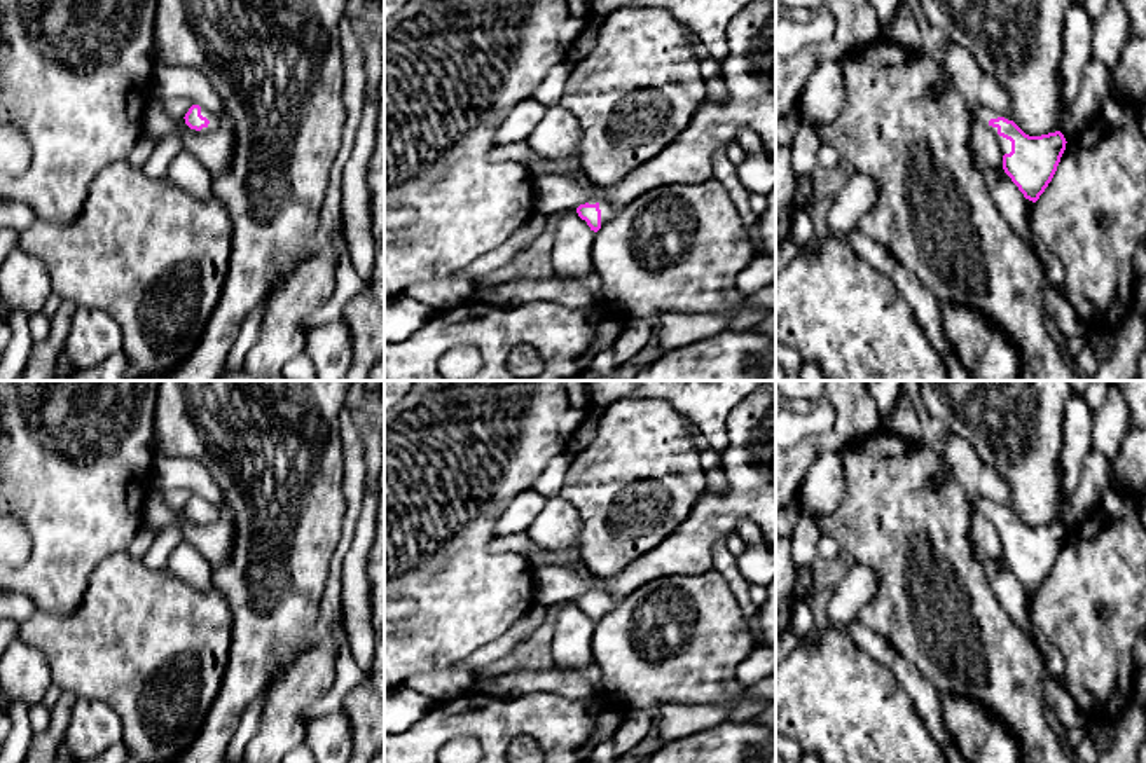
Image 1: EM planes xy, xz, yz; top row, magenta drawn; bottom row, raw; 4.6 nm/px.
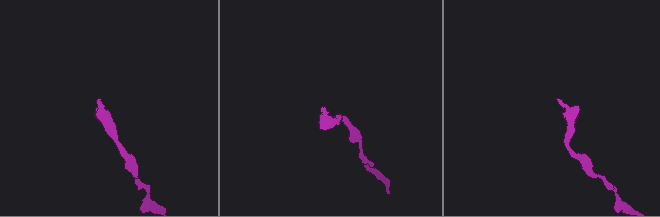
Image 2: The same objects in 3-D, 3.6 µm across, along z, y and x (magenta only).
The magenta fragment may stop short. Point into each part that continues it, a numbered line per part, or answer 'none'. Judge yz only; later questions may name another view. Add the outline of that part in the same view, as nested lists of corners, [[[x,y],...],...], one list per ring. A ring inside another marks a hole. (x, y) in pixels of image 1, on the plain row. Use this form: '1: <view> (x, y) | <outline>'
1: yz (982, 505) | [[[977,498],[977,499],[975,499],[975,508],[977,508],[977,512],[982,512],[984,515],[987,515],[989,520],[996,526],[996,529],[998,529],[998,533],[999,533],[999,538],[1001,538],[1001,545],[1003,545],[1003,546],[1004,546],[1004,545],[1010,545],[1010,543],[1011,543],[1011,533],[1006,531],[1006,529],[1003,529],[1003,527],[999,527],[999,526],[998,526],[998,519],[992,519],[992,517],[989,515],[989,512],[991,512],[991,510],[998,510],[998,508],[1004,508],[1004,510],[1008,510],[1008,512],[1011,512],[1011,510],[1010,510],[1006,505],[1003,505],[1003,503],[996,503],[996,501],[984,499],[984,498]]]

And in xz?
1: xz (608, 603) | [[[597,590],[589,592],[589,595],[596,595],[596,594],[599,595],[601,601],[601,616],[604,616],[615,608],[617,601],[604,592],[597,592]]]

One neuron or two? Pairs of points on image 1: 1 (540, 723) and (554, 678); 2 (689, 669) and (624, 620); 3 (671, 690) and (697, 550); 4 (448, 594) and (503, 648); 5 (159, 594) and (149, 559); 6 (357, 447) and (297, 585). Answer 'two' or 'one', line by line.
1: two
2: one
3: two
4: two
5: two
6: two

